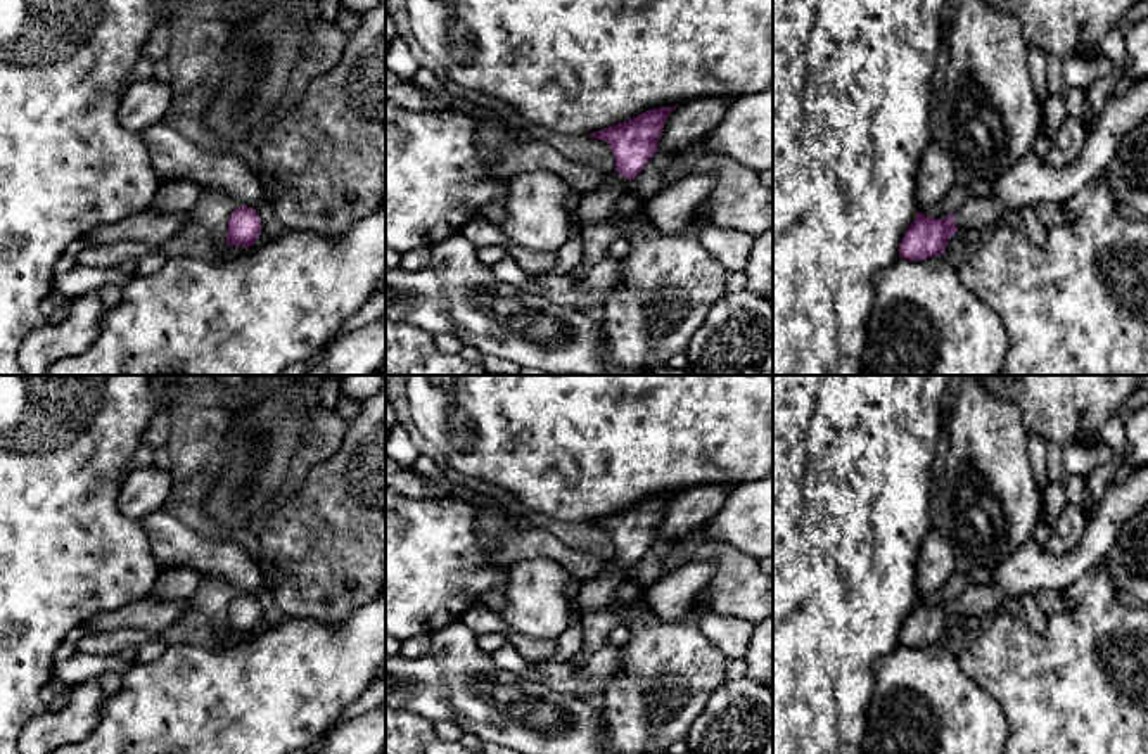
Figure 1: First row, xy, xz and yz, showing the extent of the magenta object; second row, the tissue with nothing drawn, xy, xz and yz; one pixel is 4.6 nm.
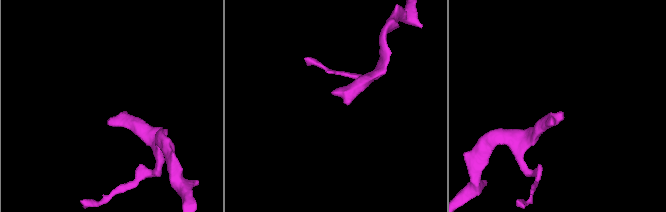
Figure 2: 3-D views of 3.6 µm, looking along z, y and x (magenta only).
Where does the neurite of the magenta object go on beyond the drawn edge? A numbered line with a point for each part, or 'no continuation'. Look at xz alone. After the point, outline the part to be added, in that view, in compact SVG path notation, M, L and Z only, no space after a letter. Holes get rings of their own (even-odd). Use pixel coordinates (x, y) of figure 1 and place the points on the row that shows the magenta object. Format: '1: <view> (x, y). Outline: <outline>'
1: xz (597, 206). Outline: M614 169L602 187L581 194L577 208L579 227L609 223L615 216L617 201L628 192L629 183L626 176Z

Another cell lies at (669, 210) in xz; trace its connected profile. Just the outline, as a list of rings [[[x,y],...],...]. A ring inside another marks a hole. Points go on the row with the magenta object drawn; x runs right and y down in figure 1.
[[[686,175],[673,187],[645,199],[643,206],[657,228],[678,233],[692,220],[693,209],[709,197],[714,185],[714,175]]]

